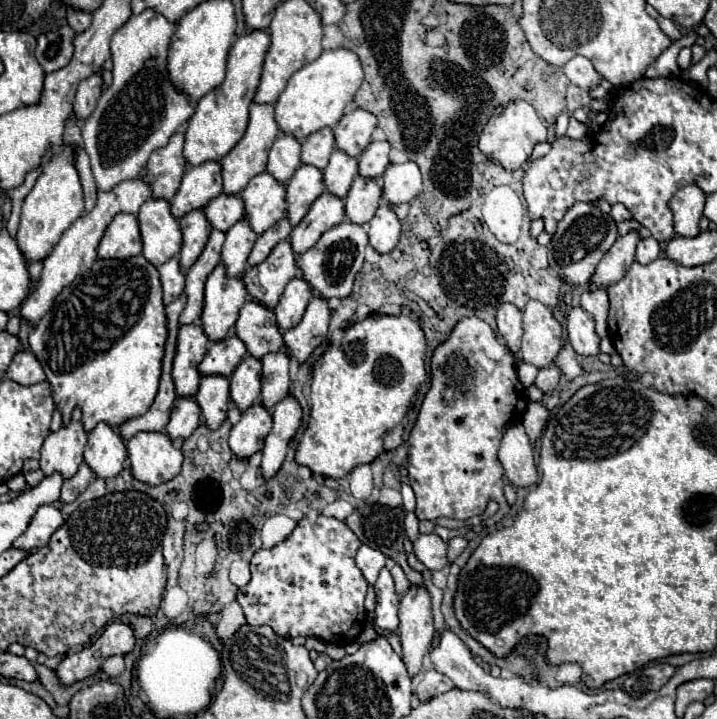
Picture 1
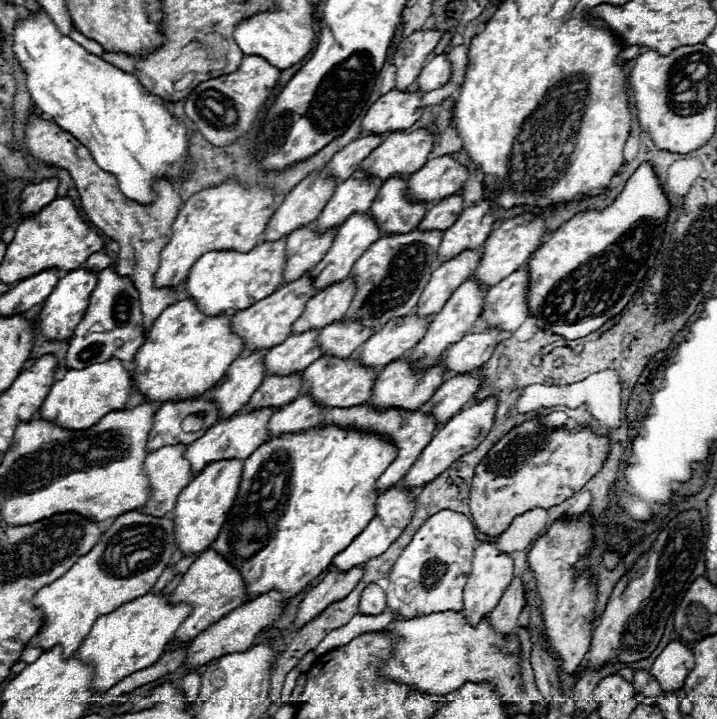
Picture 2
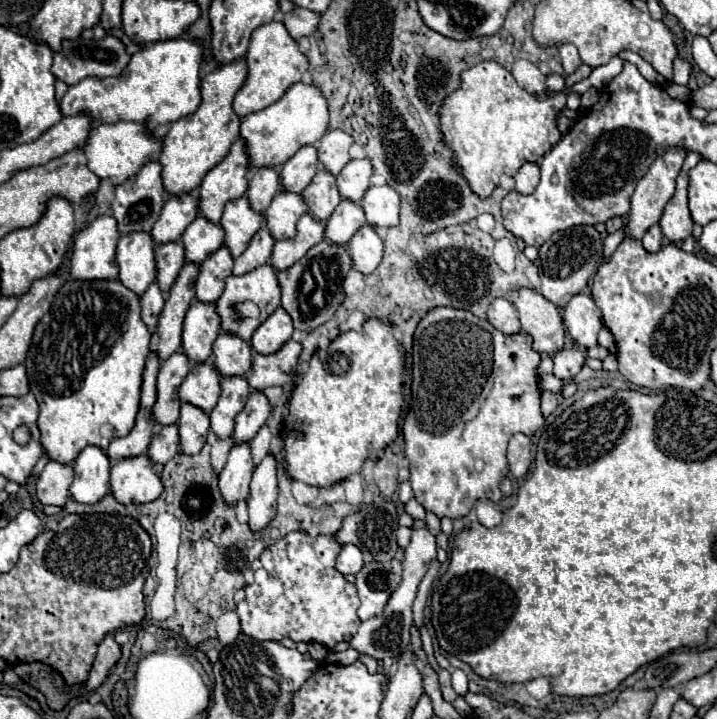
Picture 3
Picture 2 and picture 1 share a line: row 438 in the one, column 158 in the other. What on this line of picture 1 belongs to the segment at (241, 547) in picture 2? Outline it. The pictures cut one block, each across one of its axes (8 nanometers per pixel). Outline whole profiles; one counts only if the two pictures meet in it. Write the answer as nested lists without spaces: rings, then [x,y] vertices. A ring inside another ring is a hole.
[[[142,254],[126,260],[100,258],[88,272],[66,286],[56,296],[52,310],[42,316],[28,338],[30,350],[40,360],[46,378],[52,384],[54,402],[64,416],[64,424],[70,422],[72,410],[76,406],[82,408],[82,422],[88,432],[98,422],[106,422],[116,428],[126,420],[144,414],[152,406],[158,392],[164,344],[168,338],[166,324],[166,306],[162,302],[158,268],[152,266],[152,262],[148,262]]]

